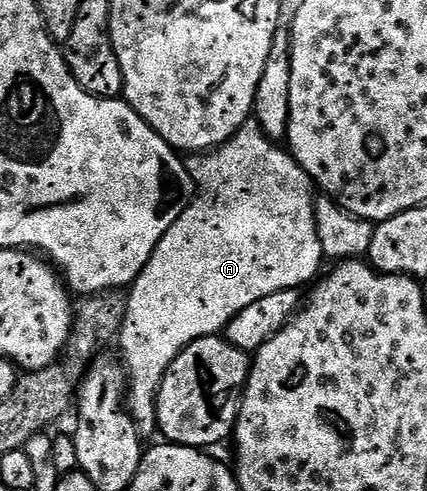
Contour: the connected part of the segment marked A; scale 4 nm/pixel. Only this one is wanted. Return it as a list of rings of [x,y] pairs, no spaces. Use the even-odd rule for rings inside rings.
[[[256,122],[246,123],[223,146],[208,153],[194,154],[188,160],[187,166],[189,176],[193,179],[195,202],[182,215],[179,222],[159,241],[155,253],[151,253],[149,264],[141,270],[140,277],[137,278],[136,283],[128,292],[128,295],[130,294],[129,304],[125,307],[125,320],[121,323],[122,356],[120,355],[120,358],[123,360],[123,366],[127,372],[127,407],[137,424],[138,431],[145,437],[149,437],[152,431],[158,430],[157,394],[161,388],[161,382],[171,365],[171,361],[175,361],[175,357],[179,357],[179,353],[183,353],[183,349],[187,349],[187,345],[191,345],[196,339],[202,339],[208,335],[221,335],[228,327],[229,322],[239,313],[243,313],[243,309],[247,309],[247,305],[255,305],[255,301],[263,301],[263,297],[271,297],[271,293],[301,289],[304,288],[304,283],[310,282],[309,284],[312,284],[318,278],[317,270],[320,269],[321,263],[323,264],[325,259],[325,254],[321,248],[321,238],[317,232],[317,209],[315,194],[313,195],[313,191],[315,192],[313,178],[297,164],[297,160],[284,146],[278,145],[264,131],[260,130]]]

